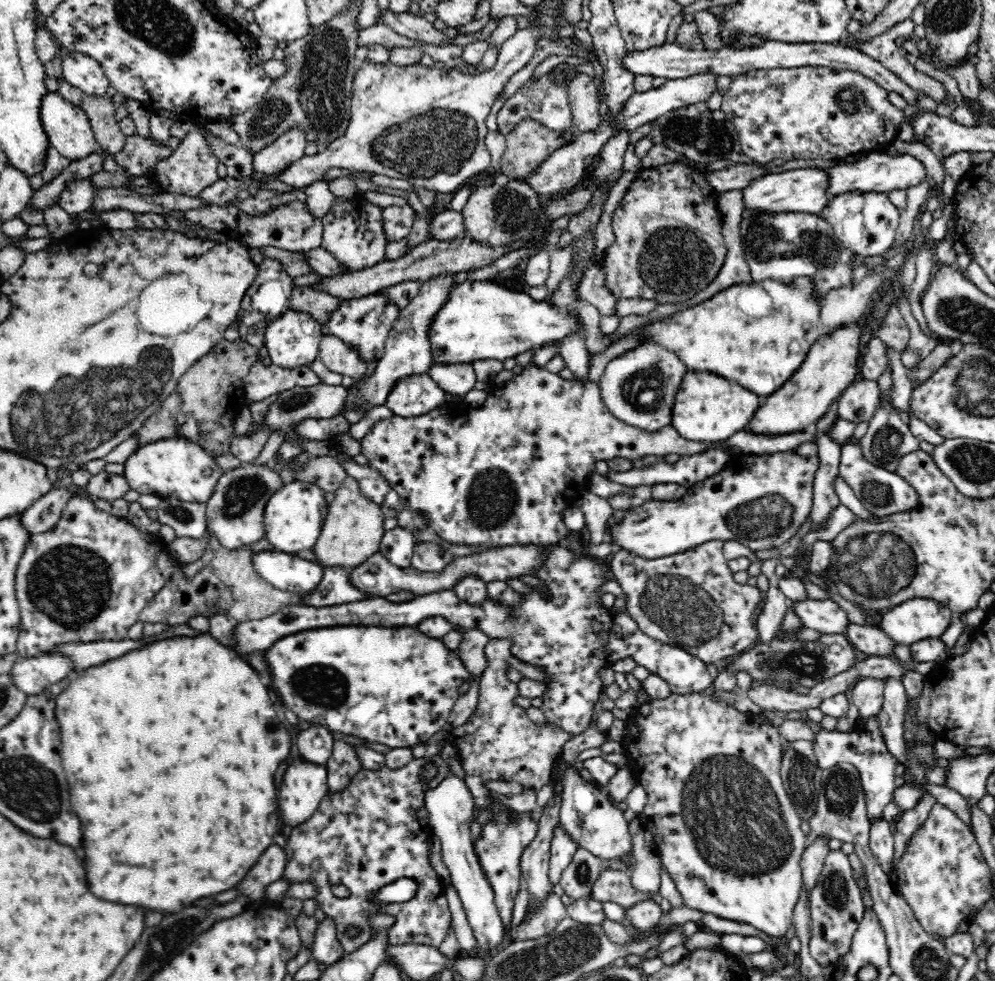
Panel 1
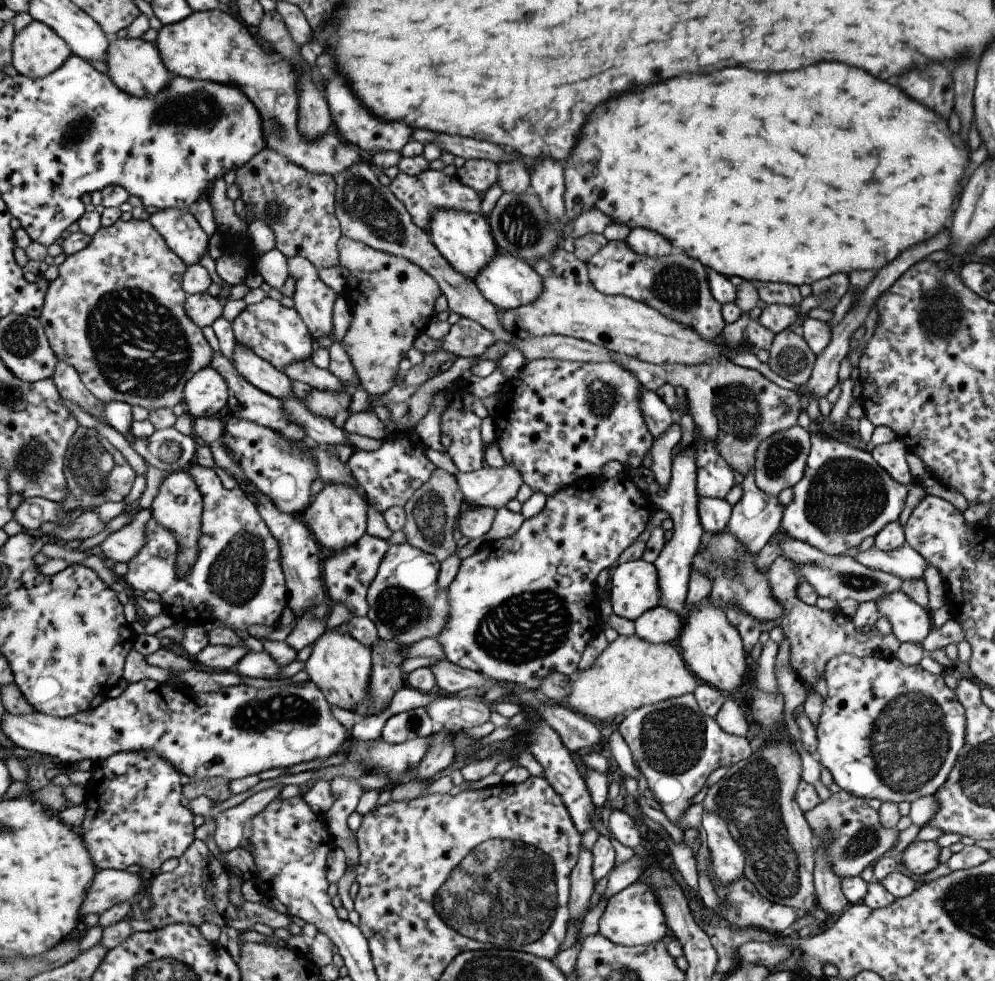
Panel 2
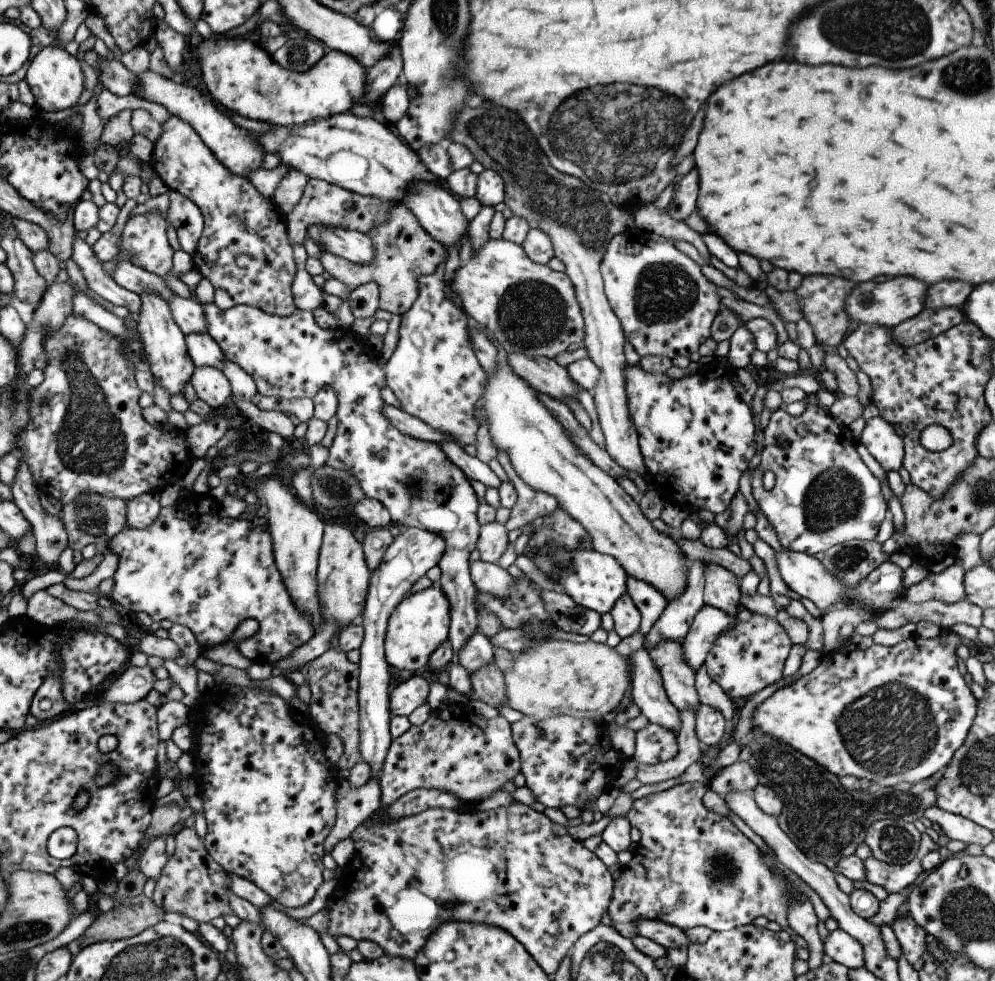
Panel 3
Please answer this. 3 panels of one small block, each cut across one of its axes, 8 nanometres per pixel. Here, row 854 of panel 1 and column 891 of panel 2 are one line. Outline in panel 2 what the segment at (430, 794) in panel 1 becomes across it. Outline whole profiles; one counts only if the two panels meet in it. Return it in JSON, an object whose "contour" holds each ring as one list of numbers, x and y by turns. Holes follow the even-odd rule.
{"contour":[[897,438,889,443,874,446,869,453,873,460,899,484,907,486,913,482,905,458,907,454,904,444]]}

